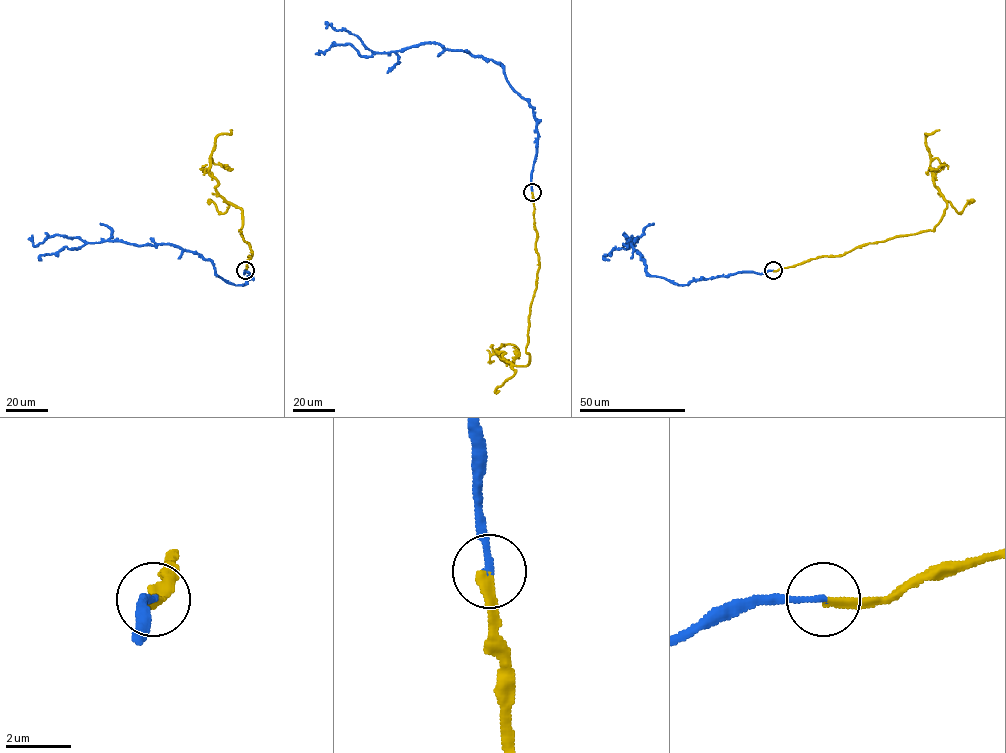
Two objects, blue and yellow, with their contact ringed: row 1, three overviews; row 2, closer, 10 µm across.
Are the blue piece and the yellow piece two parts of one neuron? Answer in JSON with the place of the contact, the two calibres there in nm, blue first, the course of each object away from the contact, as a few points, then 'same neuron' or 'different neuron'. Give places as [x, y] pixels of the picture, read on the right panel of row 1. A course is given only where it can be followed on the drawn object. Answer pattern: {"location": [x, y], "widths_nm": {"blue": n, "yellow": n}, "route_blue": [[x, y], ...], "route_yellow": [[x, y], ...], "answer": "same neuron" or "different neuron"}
{"location": [773, 270], "widths_nm": {"blue": 190, "yellow": 280}, "route_blue": [[773, 270], [674, 284], [646, 271], [624, 245], [637, 241], [631, 235]], "route_yellow": [[773, 270], [822, 256], [841, 256], [868, 243], [932, 231], [947, 206], [935, 185], [925, 134], [939, 130]], "answer": "same neuron"}

